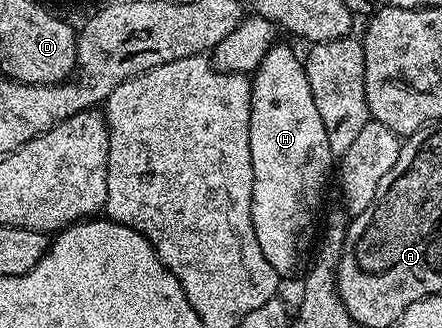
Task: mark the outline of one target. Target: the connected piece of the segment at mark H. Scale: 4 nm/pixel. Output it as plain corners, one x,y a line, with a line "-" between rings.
274,45
263,57
257,70
251,75
253,92
251,93
251,121
249,122
249,144
251,145
251,165
253,166
253,200
251,201
251,217
255,225
255,238
259,241
259,249
263,249
263,257
271,261
271,269
275,269
278,277
293,275
297,270
302,270
301,262
305,254
310,251
315,243
313,226
317,223
317,214
321,211
321,202
325,199
325,182
329,179
329,170
334,170
335,157
331,153
331,145
327,145
327,129
323,129
323,120
319,117
319,109
315,109
315,97
311,97
311,85
307,81
307,73
302,56
296,55
289,47

